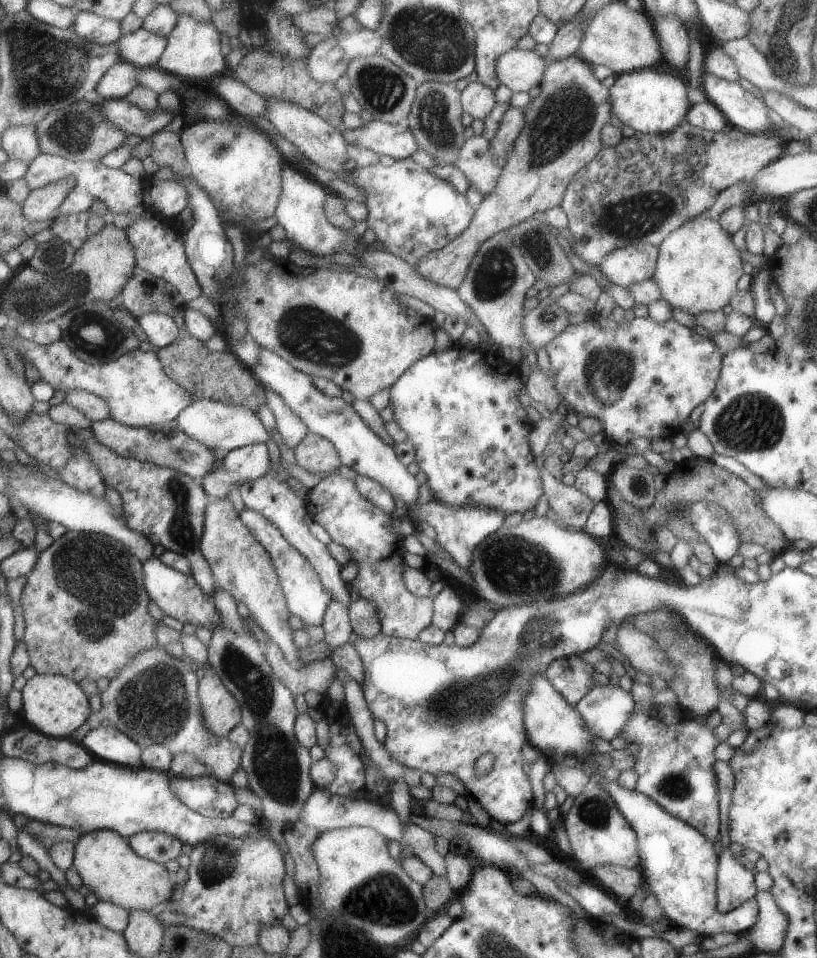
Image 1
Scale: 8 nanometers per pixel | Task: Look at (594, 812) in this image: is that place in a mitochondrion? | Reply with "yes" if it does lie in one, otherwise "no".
yes

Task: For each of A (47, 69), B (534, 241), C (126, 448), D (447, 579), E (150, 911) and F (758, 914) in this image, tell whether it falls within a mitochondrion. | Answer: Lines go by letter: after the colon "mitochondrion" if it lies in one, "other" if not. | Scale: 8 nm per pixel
A: mitochondrion
B: mitochondrion
C: other
D: other
E: other
F: other

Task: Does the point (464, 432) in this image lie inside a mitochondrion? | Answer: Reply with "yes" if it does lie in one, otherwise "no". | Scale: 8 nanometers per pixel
yes

